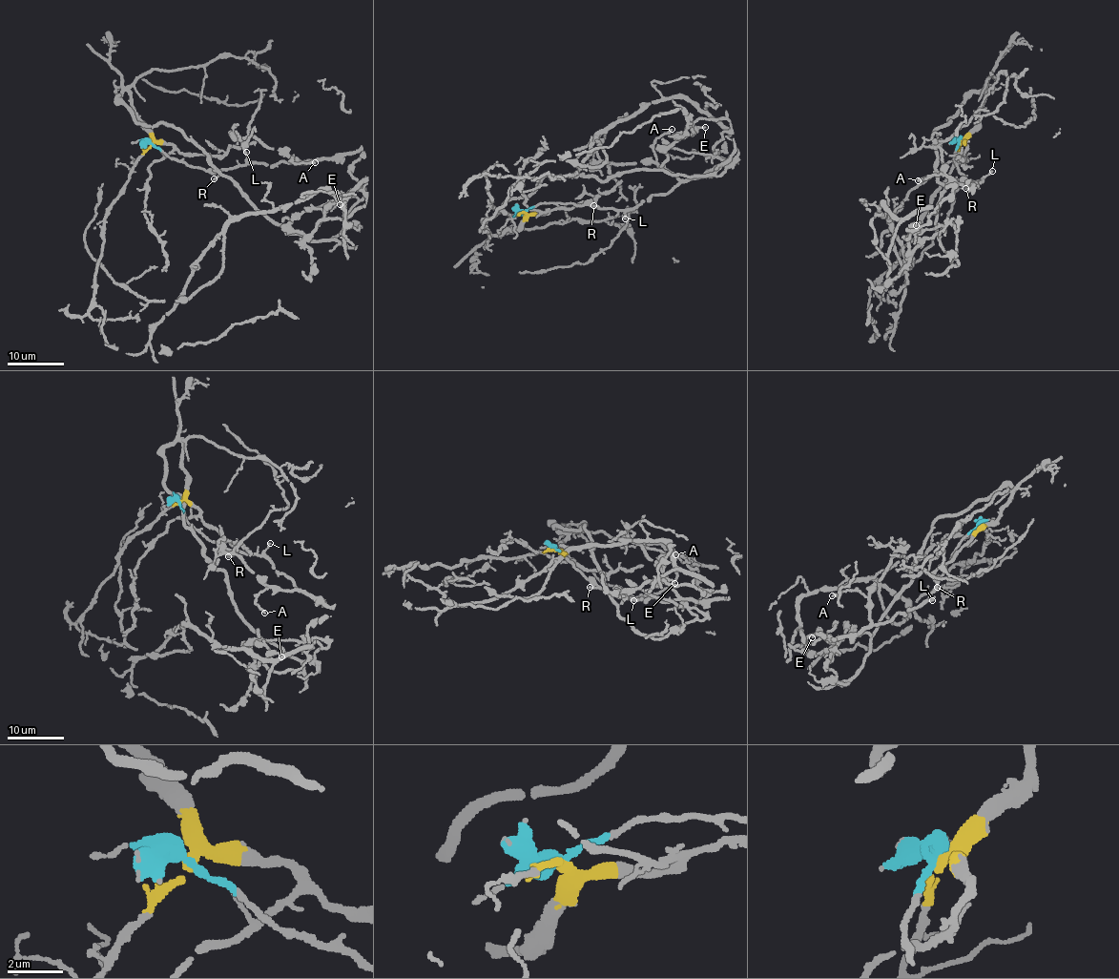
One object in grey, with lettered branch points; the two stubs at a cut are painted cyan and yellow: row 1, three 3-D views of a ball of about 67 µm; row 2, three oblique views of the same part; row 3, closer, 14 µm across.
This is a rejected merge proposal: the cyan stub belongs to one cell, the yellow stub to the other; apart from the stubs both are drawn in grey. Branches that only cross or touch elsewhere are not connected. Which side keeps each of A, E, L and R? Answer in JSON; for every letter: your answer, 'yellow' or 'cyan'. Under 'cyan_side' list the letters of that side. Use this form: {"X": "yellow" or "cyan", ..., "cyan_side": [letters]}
{"A": "cyan", "E": "yellow", "L": "cyan", "R": "cyan", "cyan_side": ["A", "L", "R"]}

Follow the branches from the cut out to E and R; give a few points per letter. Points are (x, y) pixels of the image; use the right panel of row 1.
E: (960, 141), (979, 122), (984, 88), (933, 135), (944, 190), (940, 239), (936, 234), (909, 250), (916, 225)
R: (960, 141), (953, 157), (959, 171), (969, 183), (965, 188)

